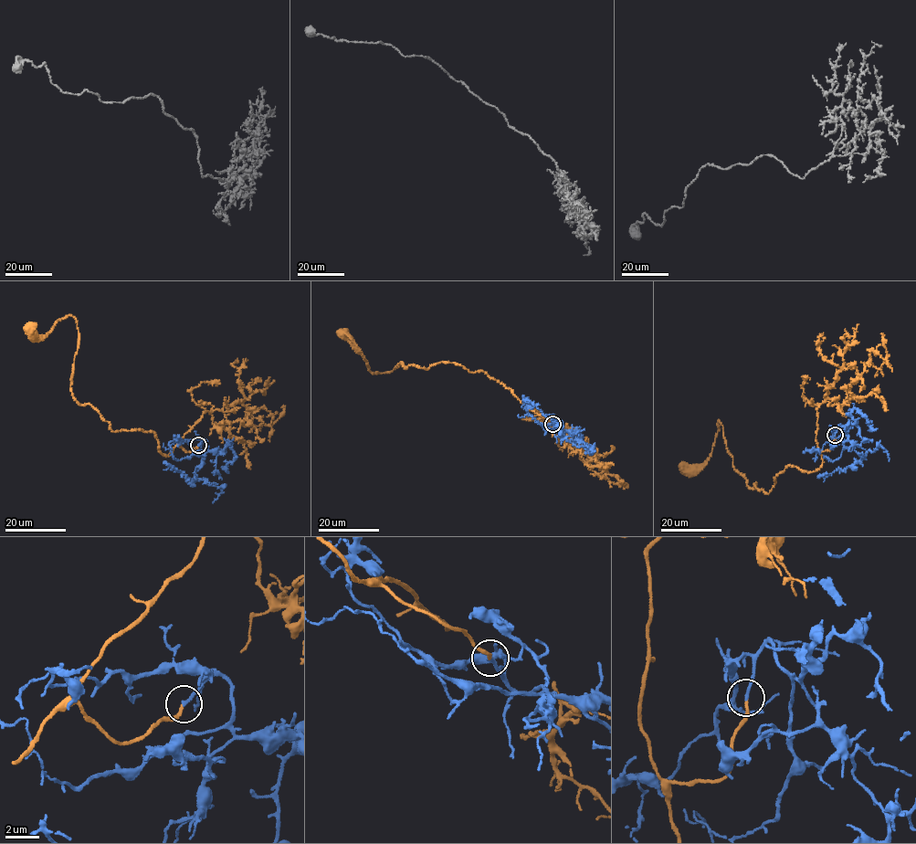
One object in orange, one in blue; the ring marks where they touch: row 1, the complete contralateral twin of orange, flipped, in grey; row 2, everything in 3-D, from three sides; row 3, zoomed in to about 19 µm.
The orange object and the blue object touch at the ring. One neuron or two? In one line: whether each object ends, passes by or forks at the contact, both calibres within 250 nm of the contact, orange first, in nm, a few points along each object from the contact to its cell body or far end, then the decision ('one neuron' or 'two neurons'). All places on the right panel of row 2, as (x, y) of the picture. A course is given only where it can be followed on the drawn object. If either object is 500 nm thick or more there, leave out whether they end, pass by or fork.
orange ends; blue ends; calibres 170 and 180 nm; course orange (835, 435), (817, 469), (789, 465), (768, 493), (747, 485), (733, 466), (718, 420), (709, 457), (682, 472); course blue (835, 435), (840, 426), (854, 444), (860, 460), (816, 476); one neuron

